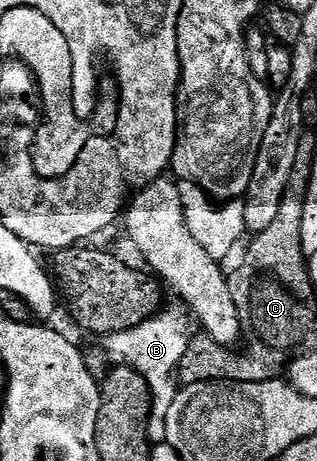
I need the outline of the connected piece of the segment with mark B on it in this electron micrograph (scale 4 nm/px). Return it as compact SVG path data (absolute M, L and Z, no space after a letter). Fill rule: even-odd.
M173 302L170 308L164 308L162 307L139 326L128 328L125 332L117 332L104 341L114 365L133 368L149 383L149 391L153 398L153 409L149 415L149 438L153 442L165 439L167 410L179 391L175 373L181 367L181 359L185 356L191 339L189 328L185 325L186 309L177 302Z

